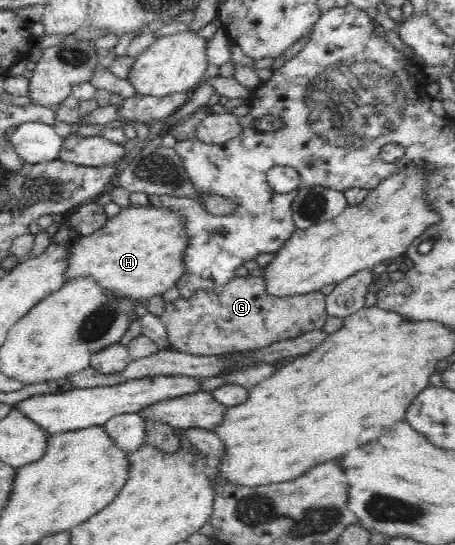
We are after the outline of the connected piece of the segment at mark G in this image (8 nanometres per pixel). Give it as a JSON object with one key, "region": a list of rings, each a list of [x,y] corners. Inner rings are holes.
{"region":[[[263,276],[233,279],[210,290],[200,290],[188,300],[175,299],[165,304],[161,314],[173,349],[194,356],[222,356],[225,354],[254,352],[282,340],[298,338],[308,331],[324,326],[326,295],[320,290],[296,296],[270,296],[266,294]]]}

